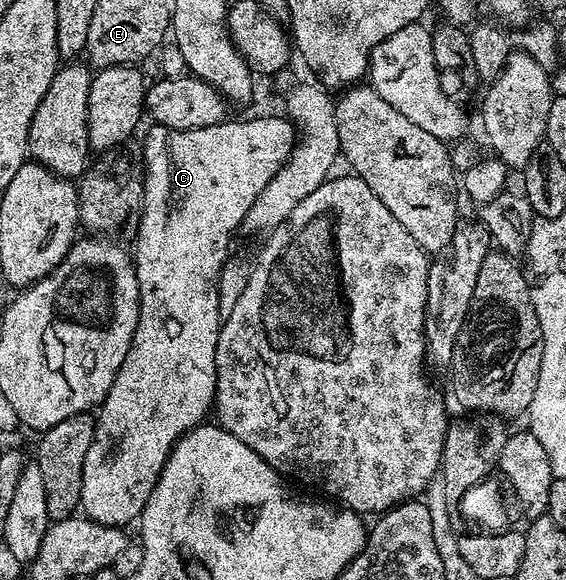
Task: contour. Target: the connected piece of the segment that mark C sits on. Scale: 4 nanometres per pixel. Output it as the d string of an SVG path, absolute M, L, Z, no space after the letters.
M287 116L280 117L252 117L249 121L231 121L225 119L219 125L210 127L198 127L197 129L171 129L165 125L153 124L152 130L144 137L142 144L142 156L144 159L144 205L140 208L140 223L134 230L136 237L136 249L134 248L134 260L136 263L136 278L140 284L140 314L134 331L134 339L130 351L126 351L126 359L122 359L122 367L118 367L118 375L106 395L106 399L98 407L96 417L96 430L94 431L94 443L90 443L90 452L86 455L86 467L82 467L82 495L80 496L80 509L83 516L100 525L119 525L128 527L135 522L140 512L146 507L150 499L150 491L160 478L162 467L168 462L168 456L176 440L194 426L201 424L204 417L213 412L216 400L216 348L218 347L218 335L222 318L218 307L218 279L222 267L230 260L228 248L232 245L232 232L243 226L246 211L254 207L254 199L266 191L266 185L288 158L292 156L292 149L298 140L296 126L288 120Z

